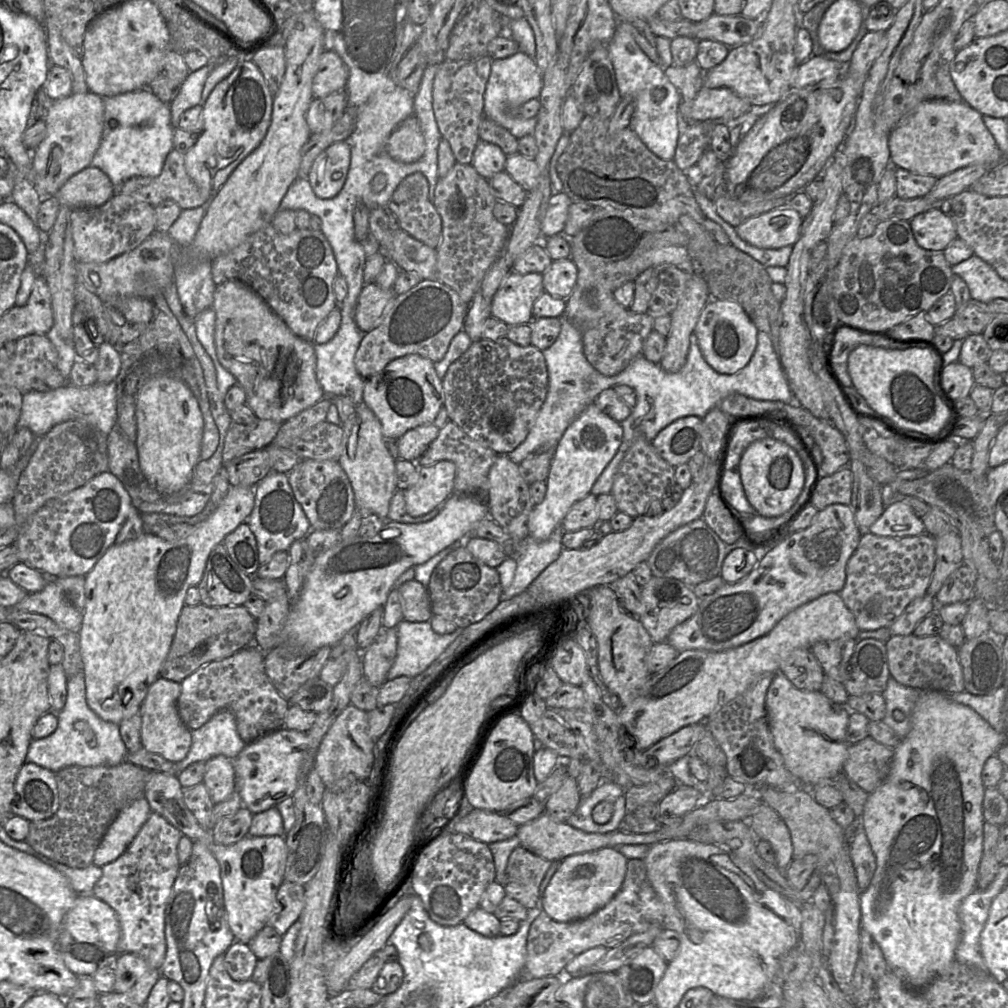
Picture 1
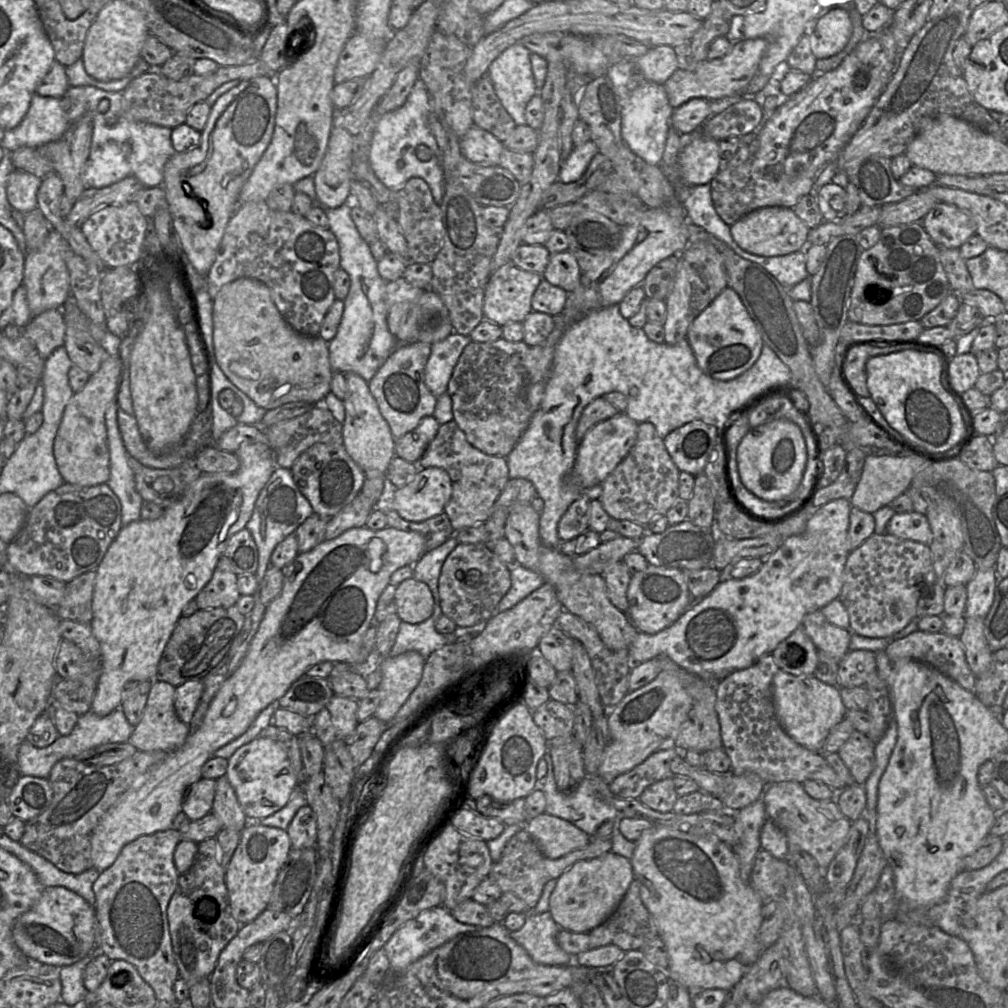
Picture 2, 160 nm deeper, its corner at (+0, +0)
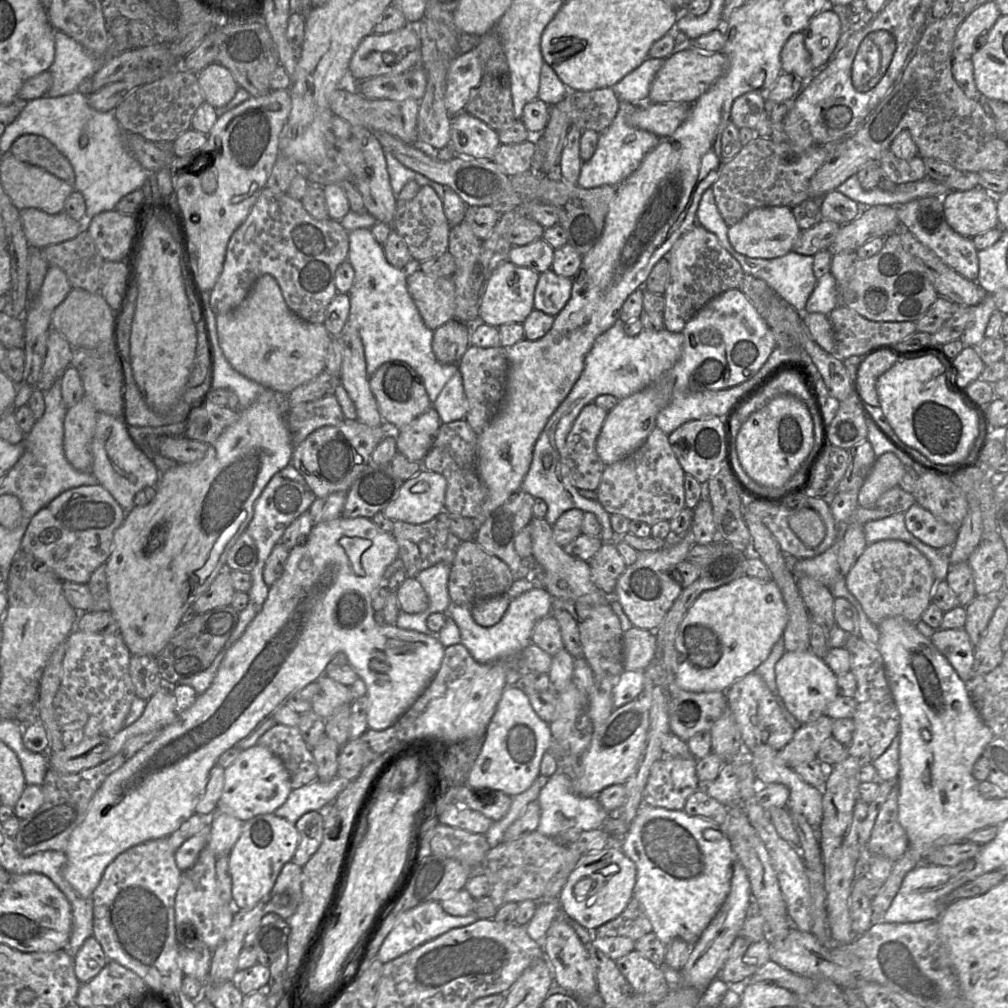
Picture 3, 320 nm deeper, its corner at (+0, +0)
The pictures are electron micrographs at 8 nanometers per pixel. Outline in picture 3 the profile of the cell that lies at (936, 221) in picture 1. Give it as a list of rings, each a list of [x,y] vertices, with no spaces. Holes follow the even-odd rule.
[[[980,187],[948,192],[943,196],[943,211],[948,225],[963,237],[973,238],[998,226],[996,196]]]

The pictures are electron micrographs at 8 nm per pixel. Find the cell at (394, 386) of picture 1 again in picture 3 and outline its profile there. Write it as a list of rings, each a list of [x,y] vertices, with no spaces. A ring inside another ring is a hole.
[[[391,361],[384,363],[369,377],[369,385],[383,422],[391,425],[396,431],[400,431],[430,407],[433,407],[422,378],[405,362]]]

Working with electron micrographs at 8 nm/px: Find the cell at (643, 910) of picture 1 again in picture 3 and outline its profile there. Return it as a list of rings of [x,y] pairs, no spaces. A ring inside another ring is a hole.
[[[633,896],[623,912],[593,931],[594,938],[624,936],[638,941],[653,931],[642,904]]]

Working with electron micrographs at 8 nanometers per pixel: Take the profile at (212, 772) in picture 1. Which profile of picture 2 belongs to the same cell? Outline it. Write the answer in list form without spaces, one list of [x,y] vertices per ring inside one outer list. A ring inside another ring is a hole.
[[[226,775],[216,780],[212,812],[218,818],[222,829],[241,832],[246,826],[246,815]]]

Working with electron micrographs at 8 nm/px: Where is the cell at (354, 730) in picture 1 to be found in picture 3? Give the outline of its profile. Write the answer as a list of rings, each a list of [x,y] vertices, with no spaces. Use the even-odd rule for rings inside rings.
[[[326,675],[320,677],[317,682],[318,692],[313,698],[312,710],[323,719],[329,718],[341,705],[354,701],[350,687]]]

